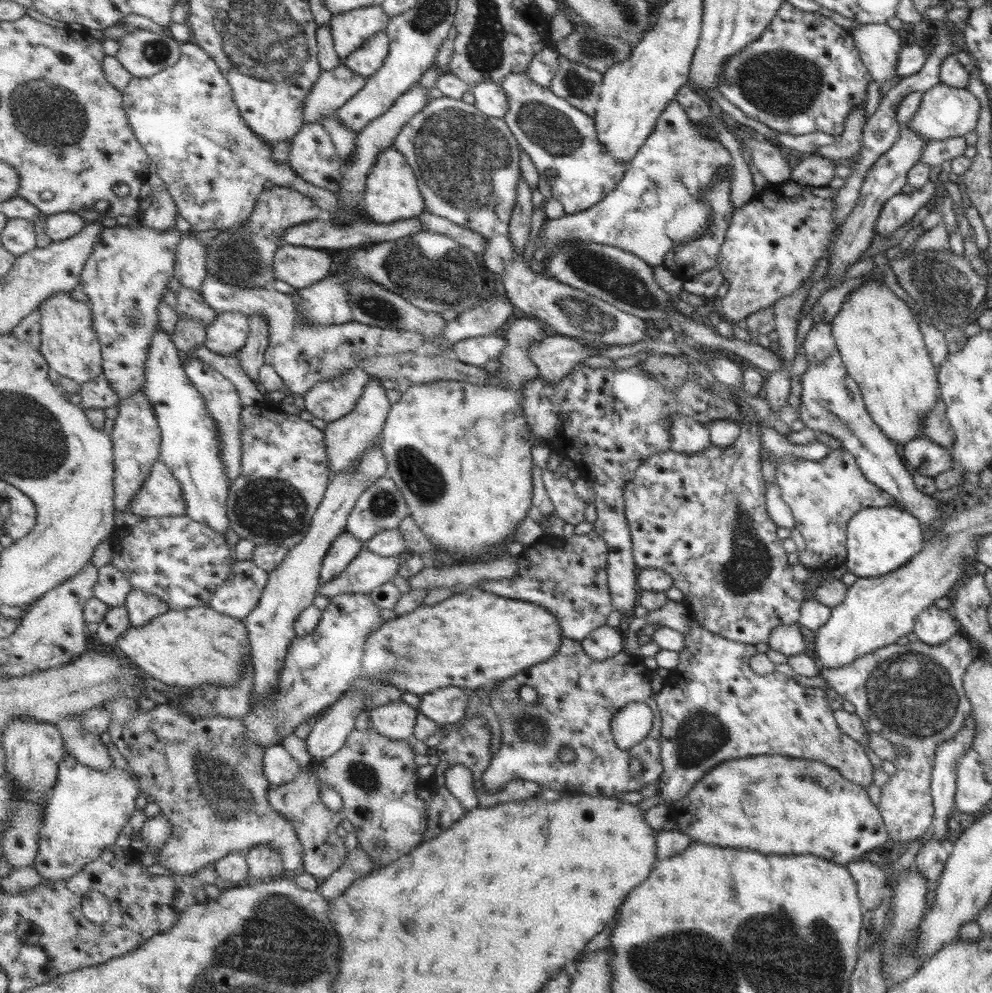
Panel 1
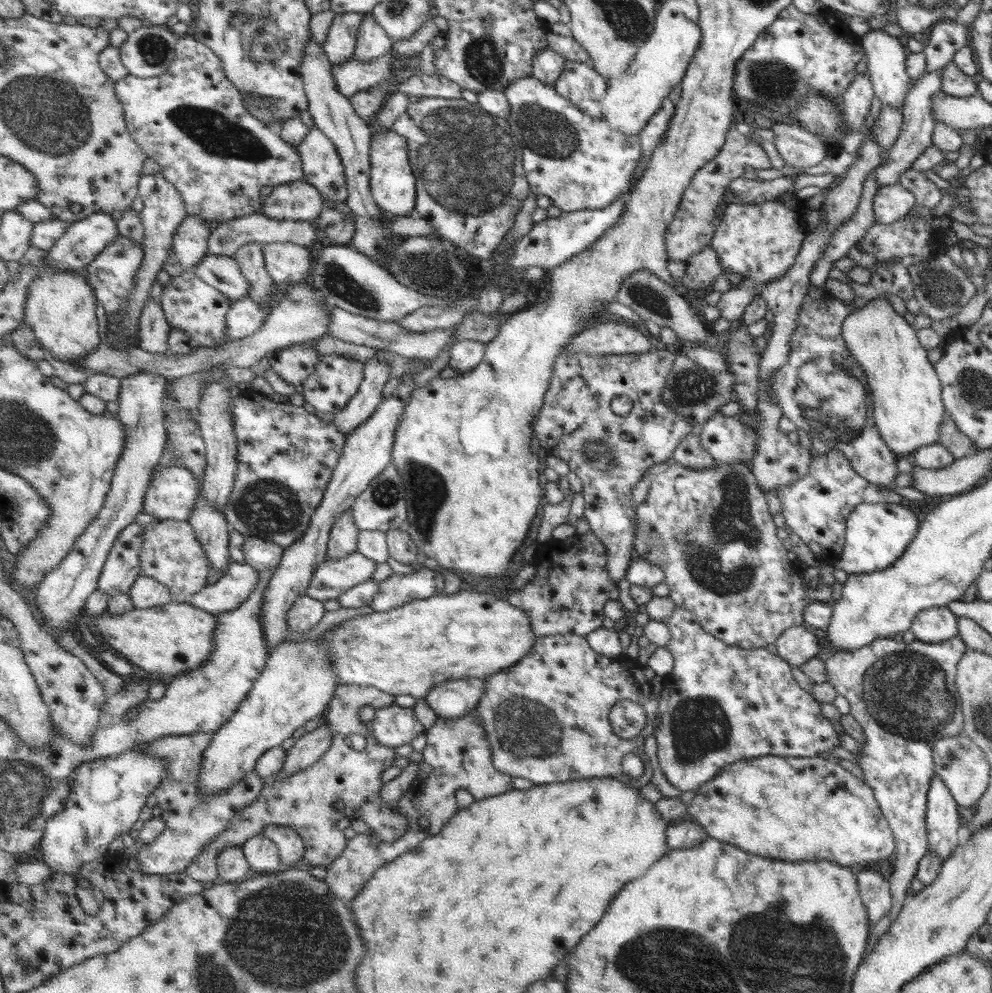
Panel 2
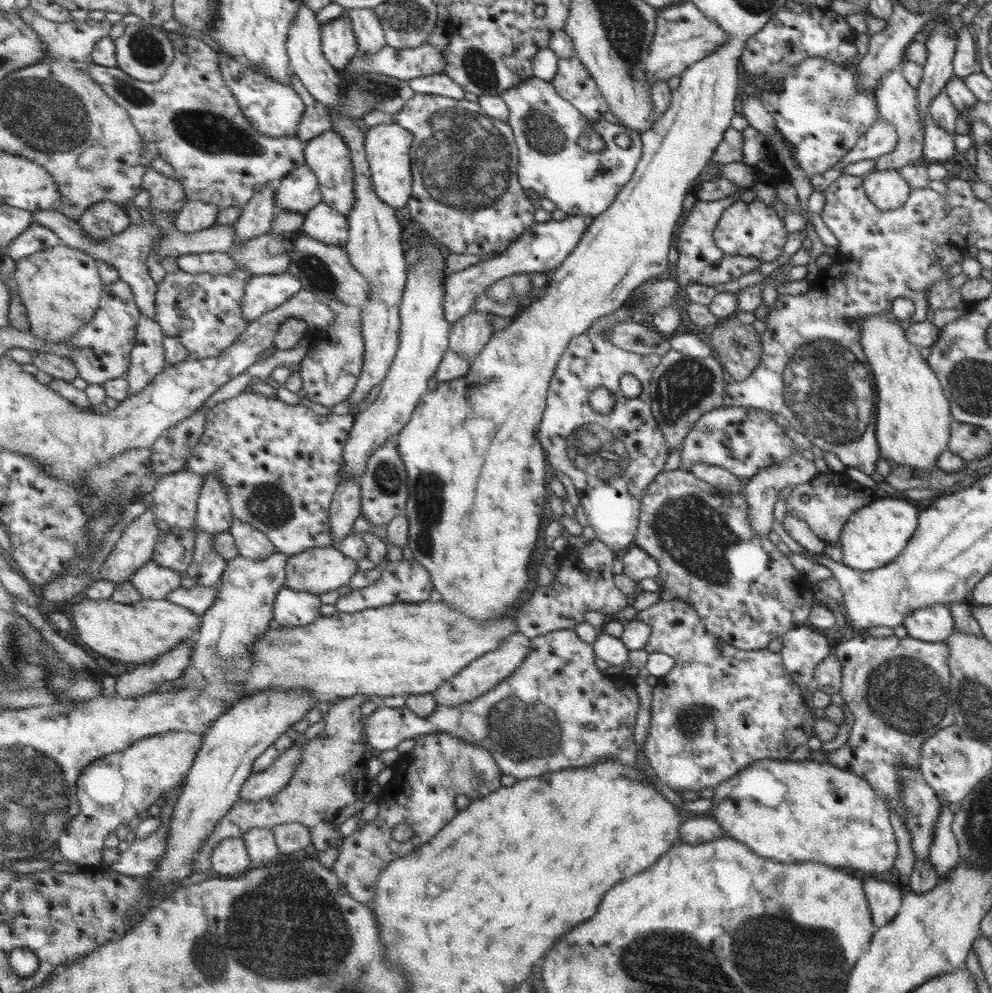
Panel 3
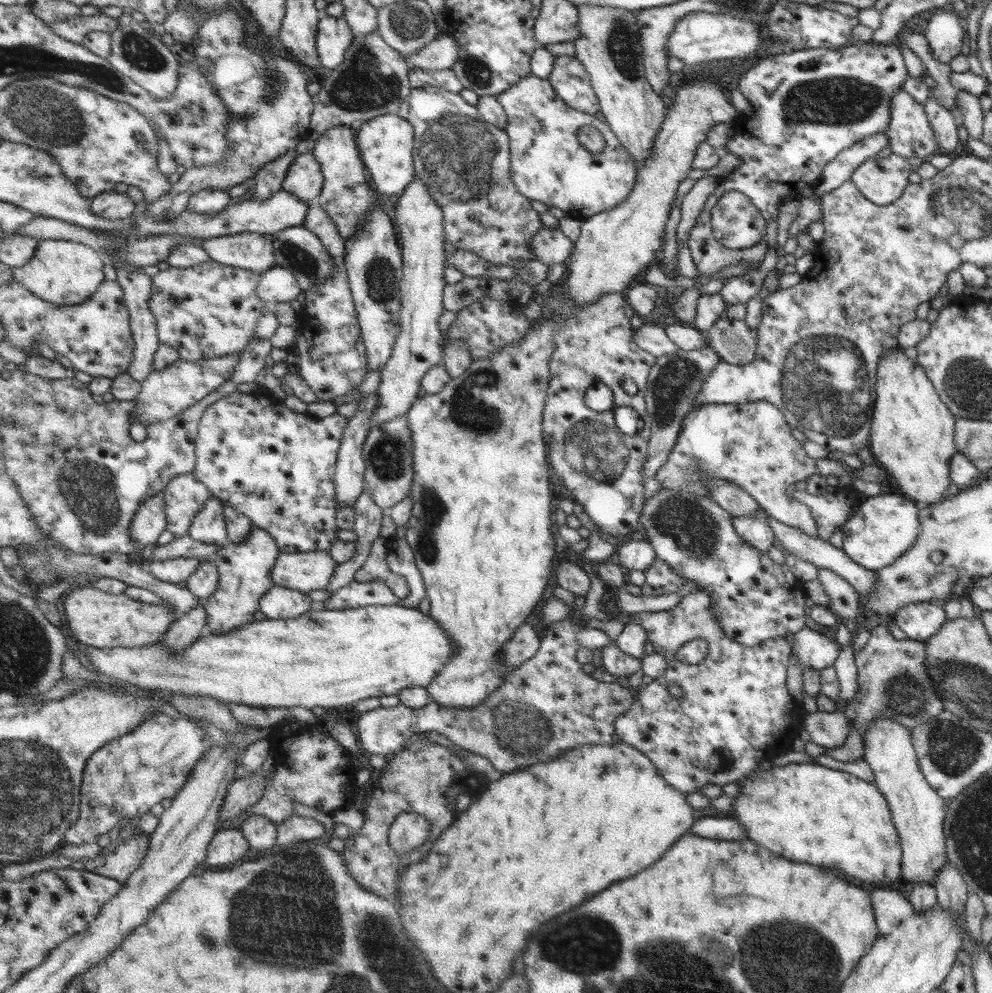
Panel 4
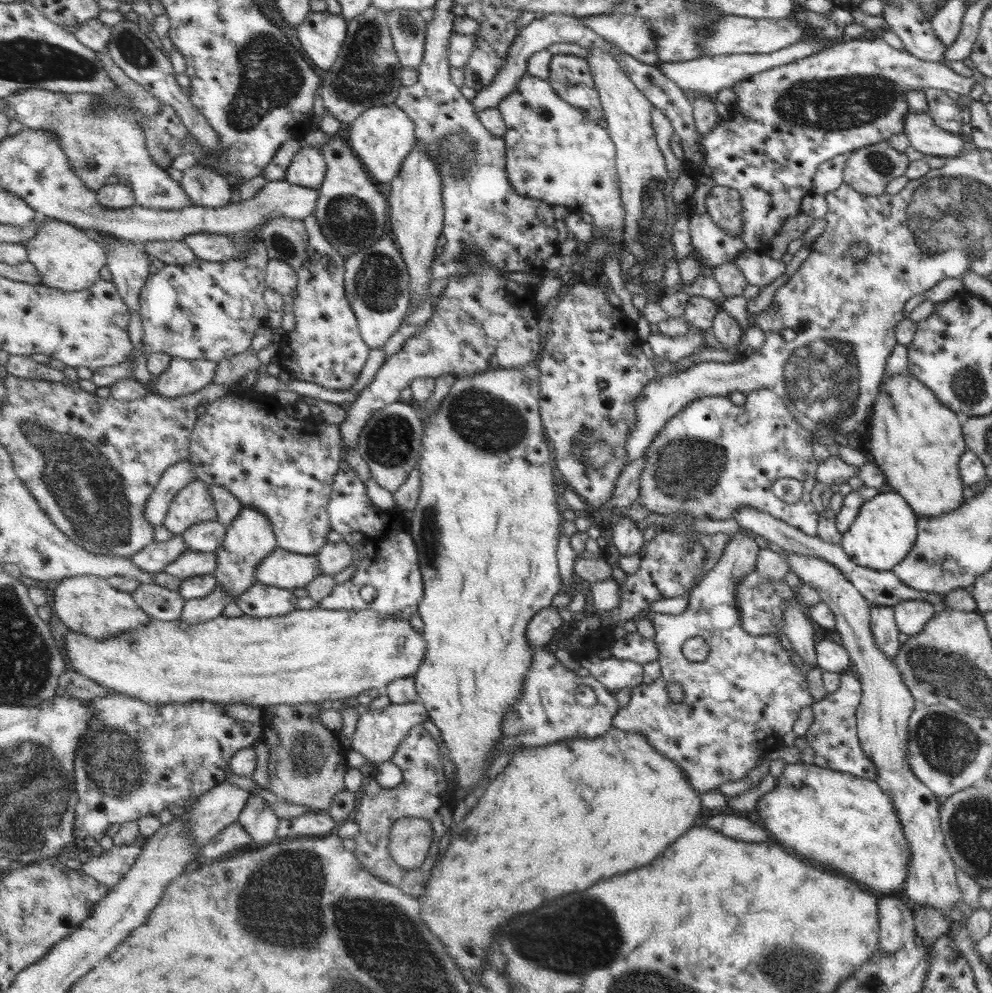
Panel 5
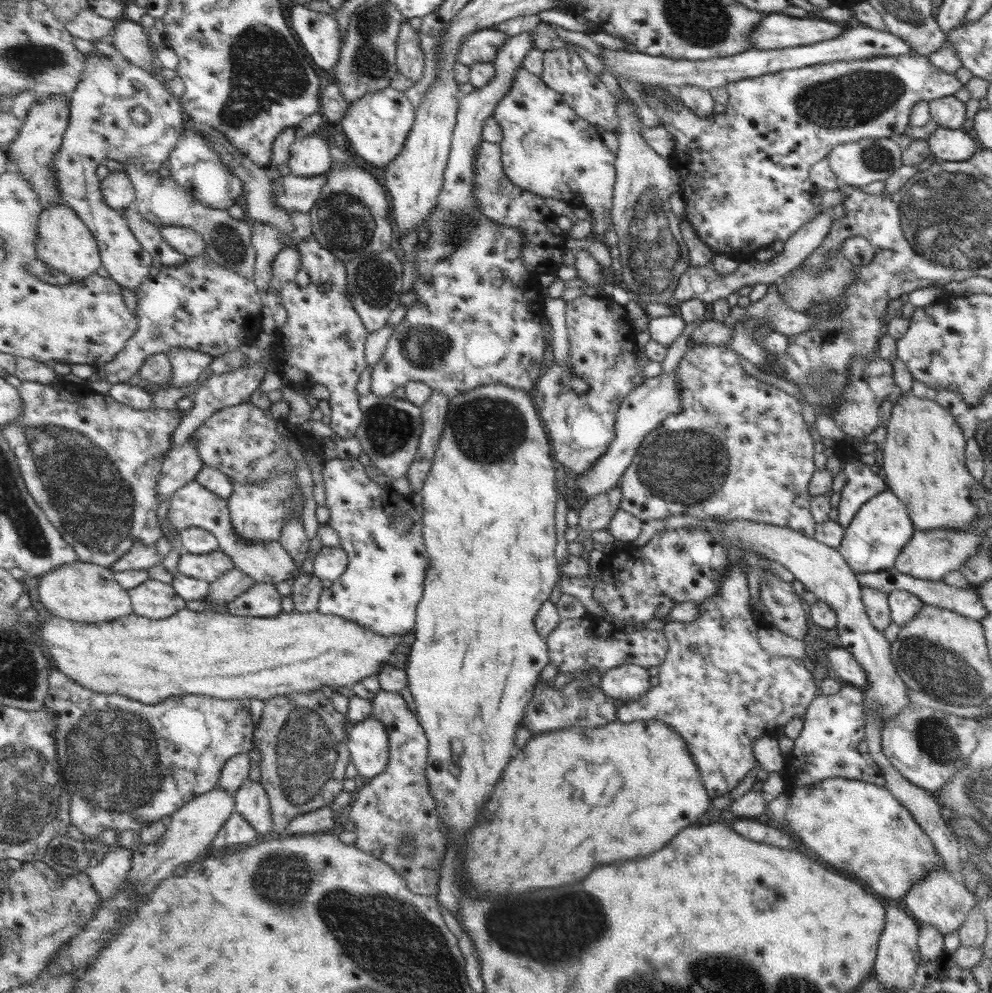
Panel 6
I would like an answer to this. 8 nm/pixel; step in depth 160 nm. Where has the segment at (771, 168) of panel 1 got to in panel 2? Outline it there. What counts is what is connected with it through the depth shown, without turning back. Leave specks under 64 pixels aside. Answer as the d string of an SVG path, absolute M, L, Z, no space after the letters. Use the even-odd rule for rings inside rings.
M731 128L726 133L725 146L713 160L707 163L696 172L691 184L687 187L682 198L677 215L670 224L670 230L666 234L667 252L673 262L687 264L688 260L701 250L704 246L710 245L715 227L719 224L718 206L722 204L722 194L726 184L731 179L739 177L743 173L743 168L762 168L769 170L771 164L762 148L747 137L742 136L735 129Z

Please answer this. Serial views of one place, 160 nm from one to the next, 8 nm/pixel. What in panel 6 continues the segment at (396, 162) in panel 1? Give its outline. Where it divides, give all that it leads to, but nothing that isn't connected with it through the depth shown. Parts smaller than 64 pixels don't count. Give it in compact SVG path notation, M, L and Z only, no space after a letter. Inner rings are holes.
M390 86L377 92L368 92L363 99L351 102L349 110L339 123L356 154L369 164L386 168L400 156L405 147L415 126L416 113L410 97Z

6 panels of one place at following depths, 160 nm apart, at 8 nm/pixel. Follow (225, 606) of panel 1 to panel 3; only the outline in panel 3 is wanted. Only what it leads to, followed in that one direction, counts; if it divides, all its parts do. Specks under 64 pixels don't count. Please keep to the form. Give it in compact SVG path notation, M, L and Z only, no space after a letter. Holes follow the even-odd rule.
M196 584L191 588L178 588L174 590L167 599L179 606L191 610L199 618L203 617L209 608L214 606L220 595L220 587L209 588Z

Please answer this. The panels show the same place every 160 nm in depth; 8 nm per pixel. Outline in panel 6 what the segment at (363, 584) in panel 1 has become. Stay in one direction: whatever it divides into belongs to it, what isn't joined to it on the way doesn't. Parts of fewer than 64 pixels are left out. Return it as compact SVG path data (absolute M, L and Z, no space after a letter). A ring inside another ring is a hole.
M196 480L183 486L171 497L170 509L168 511L171 521L179 531L186 528L197 527L207 529L218 538L220 550L231 556L235 566L253 576L257 583L279 584L287 582L300 574L301 570L295 559L286 552L286 549L278 541L257 542L245 541L231 519L230 506L228 501L215 495L210 489L205 488Z

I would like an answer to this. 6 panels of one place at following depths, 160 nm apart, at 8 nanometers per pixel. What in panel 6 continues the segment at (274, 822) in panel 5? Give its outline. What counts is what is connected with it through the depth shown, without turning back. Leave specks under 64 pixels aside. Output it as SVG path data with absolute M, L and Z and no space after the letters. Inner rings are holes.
M247 779L234 797L236 811L254 825L259 836L274 831L270 797L260 781Z

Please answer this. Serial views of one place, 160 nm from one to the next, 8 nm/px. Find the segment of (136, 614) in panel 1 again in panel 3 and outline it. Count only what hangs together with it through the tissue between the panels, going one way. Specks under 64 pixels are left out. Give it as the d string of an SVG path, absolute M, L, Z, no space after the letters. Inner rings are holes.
M151 560L134 574L131 581L143 599L165 600L174 590L181 588L183 574Z

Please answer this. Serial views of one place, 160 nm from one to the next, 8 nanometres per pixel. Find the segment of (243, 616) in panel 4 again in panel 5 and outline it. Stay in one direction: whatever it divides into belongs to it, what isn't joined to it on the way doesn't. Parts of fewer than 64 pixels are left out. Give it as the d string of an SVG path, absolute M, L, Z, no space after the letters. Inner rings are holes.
M243 505L239 517L227 529L224 546L215 552L218 556L218 568L214 575L218 584L222 584L222 587L235 599L239 598L258 582L257 569L260 562L277 548L278 537L274 533L271 521L259 509L251 509L251 506Z

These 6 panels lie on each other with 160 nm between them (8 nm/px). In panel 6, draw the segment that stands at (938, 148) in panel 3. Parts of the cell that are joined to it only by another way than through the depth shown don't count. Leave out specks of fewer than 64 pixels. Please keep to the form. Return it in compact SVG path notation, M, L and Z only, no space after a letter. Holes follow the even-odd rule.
M951 96L934 98L928 102L931 120L939 127L959 129L968 124L964 103Z

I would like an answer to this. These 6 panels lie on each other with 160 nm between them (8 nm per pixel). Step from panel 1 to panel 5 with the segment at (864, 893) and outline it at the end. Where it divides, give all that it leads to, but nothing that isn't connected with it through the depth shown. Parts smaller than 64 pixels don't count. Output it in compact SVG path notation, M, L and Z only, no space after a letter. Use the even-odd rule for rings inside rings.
M885 895L877 899L877 908L877 950L884 953L903 950L914 937L912 906L893 895Z

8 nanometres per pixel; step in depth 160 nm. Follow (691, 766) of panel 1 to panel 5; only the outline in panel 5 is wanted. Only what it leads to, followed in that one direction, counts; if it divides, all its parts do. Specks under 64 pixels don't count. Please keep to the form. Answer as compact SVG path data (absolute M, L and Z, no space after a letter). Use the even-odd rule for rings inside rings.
M741 532L731 534L719 560L686 597L690 603L687 612L677 616L654 611L647 613L646 619L652 622L656 631L654 641L661 652L658 661L662 666L663 676L631 690L630 701L614 716L614 726L625 732L637 732L646 736L663 756L682 765L698 794L709 792L724 782L745 778L747 770L755 768L763 755L782 746L783 734L792 730L799 712L809 709L813 701L806 678L791 663L789 651L781 647L778 635L751 636L742 628L742 616L735 601L737 586L754 570L757 557L755 553L757 544L751 536ZM695 637L702 638L709 648L701 662L691 662L682 651L685 641ZM669 681L682 686L684 697L680 703L669 698Z

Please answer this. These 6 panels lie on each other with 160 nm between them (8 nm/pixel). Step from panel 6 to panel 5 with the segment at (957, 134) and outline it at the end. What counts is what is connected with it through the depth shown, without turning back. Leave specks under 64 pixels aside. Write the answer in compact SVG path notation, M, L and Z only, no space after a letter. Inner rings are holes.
M927 112L912 113L903 116L903 134L909 146L927 157L954 157L963 151L965 139L961 134L945 133L929 118Z

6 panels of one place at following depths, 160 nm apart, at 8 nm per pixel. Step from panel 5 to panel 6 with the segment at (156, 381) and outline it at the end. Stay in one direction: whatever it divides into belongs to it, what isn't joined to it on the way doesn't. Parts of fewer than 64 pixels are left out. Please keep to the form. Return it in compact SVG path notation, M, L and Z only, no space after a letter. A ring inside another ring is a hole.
M174 348L168 356L174 367L174 378L169 386L177 388L200 381L213 362L210 354L190 348Z

